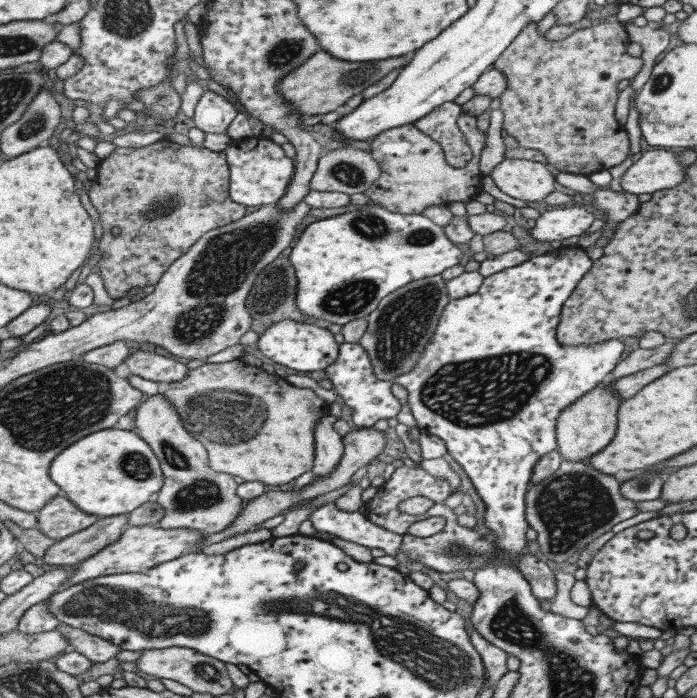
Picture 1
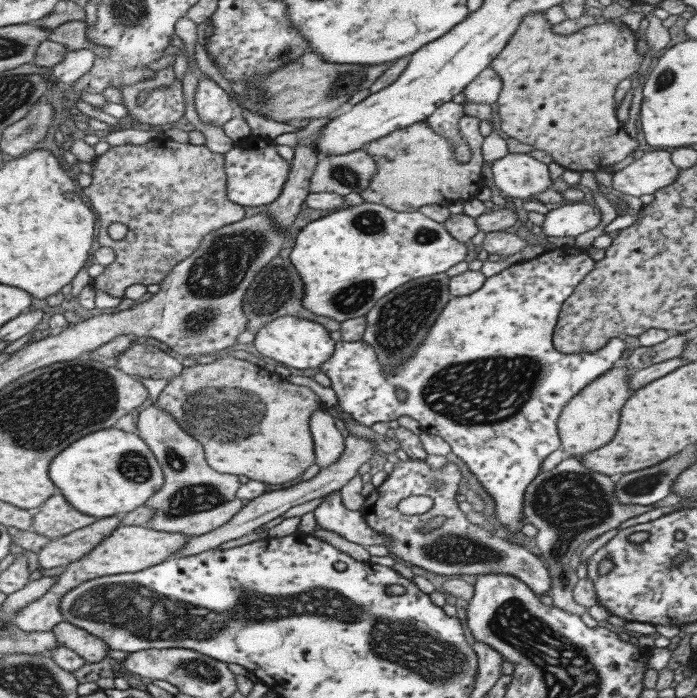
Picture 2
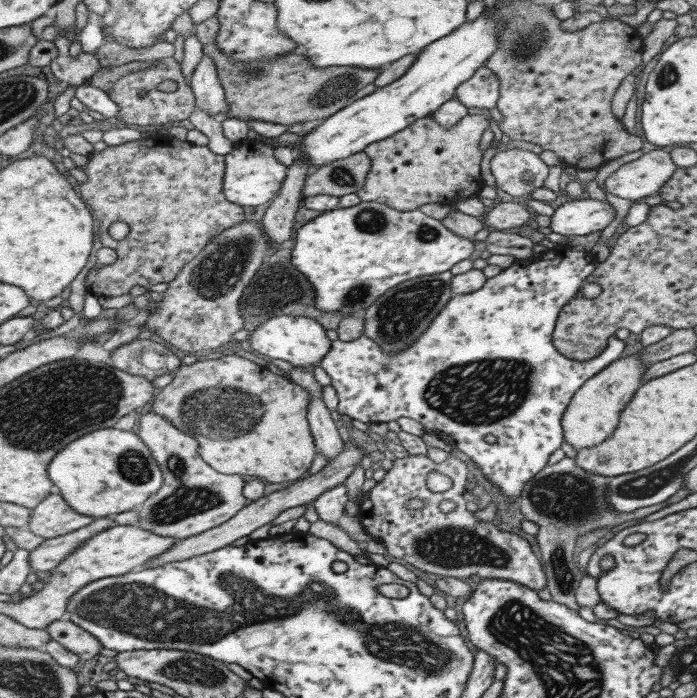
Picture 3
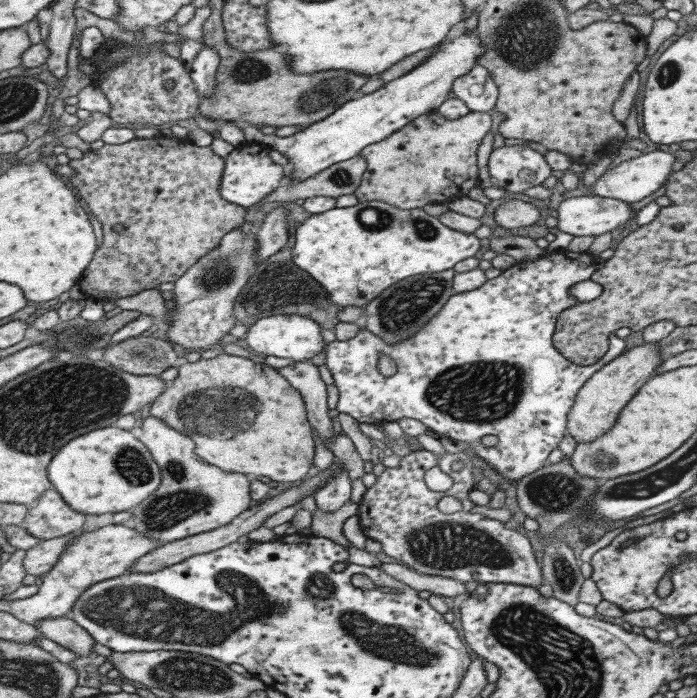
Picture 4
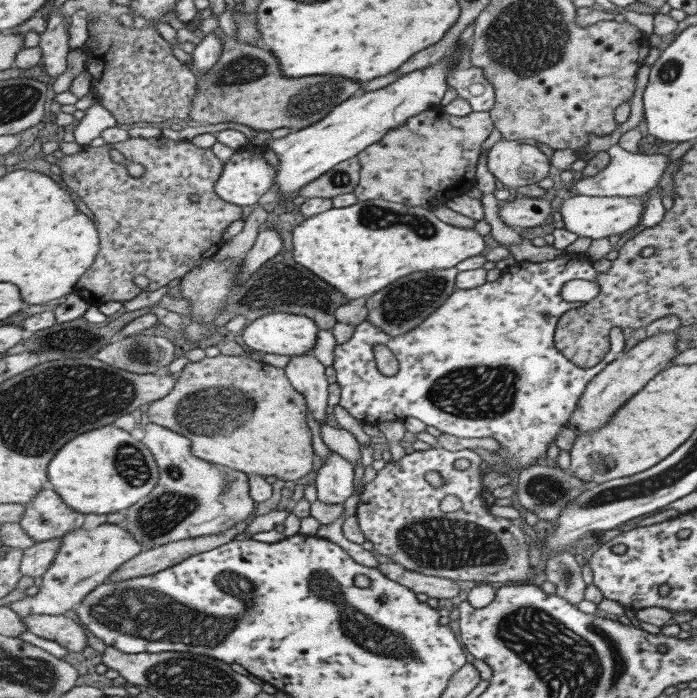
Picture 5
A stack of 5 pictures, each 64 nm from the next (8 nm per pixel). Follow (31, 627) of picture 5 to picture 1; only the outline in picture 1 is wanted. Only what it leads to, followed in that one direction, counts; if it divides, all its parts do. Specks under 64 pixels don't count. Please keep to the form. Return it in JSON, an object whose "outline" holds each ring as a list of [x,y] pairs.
{"outline":[[[59,624],[56,629],[61,632],[61,636],[67,640],[69,649],[83,656],[93,663],[102,663],[113,657],[121,650],[113,646],[111,642],[103,640],[98,636],[86,633],[80,628],[73,628],[69,625]]]}

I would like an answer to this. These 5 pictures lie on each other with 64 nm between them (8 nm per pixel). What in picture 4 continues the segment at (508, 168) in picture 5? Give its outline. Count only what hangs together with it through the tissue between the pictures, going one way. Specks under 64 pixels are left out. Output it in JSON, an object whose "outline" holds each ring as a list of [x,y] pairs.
{"outline":[[[503,145],[488,156],[487,168],[495,186],[509,192],[523,192],[541,184],[551,174],[543,155],[525,145]]]}

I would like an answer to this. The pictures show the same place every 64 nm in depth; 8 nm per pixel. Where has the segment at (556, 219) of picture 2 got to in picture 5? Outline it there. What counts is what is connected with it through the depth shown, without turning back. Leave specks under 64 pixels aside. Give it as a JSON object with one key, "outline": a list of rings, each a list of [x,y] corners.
{"outline":[[[575,195],[562,200],[558,210],[563,221],[563,228],[577,236],[585,236],[597,240],[597,238],[623,234],[641,223],[641,216],[645,212],[645,202],[641,197],[625,196],[585,196]]]}

